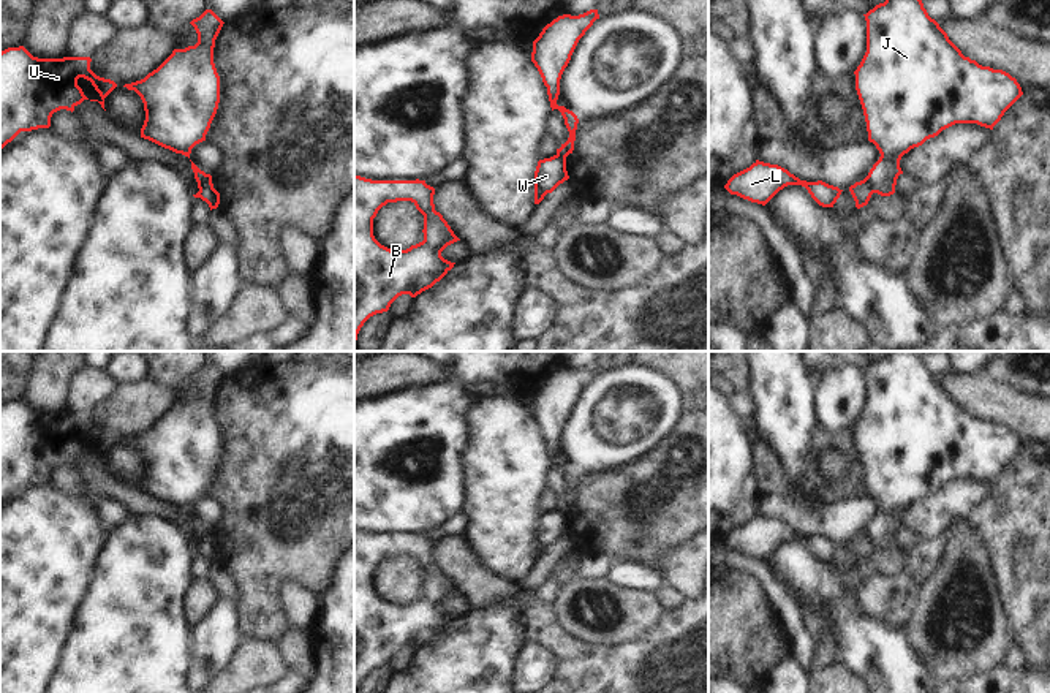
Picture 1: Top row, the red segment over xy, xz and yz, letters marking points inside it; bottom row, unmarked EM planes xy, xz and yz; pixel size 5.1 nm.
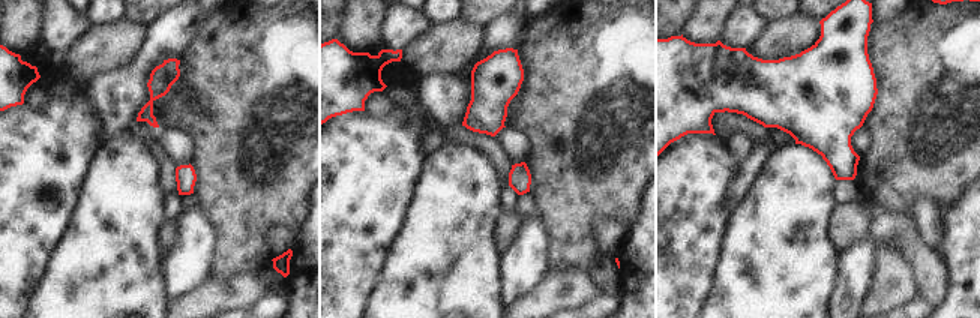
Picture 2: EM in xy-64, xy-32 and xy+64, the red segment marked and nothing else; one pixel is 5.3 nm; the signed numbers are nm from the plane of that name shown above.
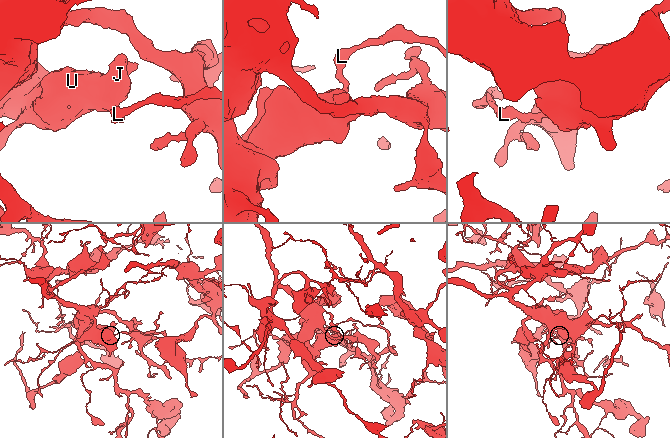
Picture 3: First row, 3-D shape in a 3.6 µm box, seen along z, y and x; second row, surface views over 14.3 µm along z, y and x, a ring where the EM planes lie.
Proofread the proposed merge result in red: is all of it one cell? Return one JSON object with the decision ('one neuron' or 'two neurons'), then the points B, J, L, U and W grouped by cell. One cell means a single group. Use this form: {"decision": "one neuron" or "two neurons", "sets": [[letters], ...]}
{"decision": "two neurons", "sets": [["B", "J", "U", "W"], ["L"]]}

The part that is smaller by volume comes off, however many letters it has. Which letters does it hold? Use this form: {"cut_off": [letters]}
{"cut_off": ["B", "J", "U", "W"]}

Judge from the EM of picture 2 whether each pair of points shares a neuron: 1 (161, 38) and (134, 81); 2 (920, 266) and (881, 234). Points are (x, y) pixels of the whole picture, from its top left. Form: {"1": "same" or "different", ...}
{"1": "same", "2": "same"}

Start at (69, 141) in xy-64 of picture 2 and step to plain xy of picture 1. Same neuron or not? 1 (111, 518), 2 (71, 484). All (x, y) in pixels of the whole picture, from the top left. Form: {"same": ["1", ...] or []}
{"same": []}

